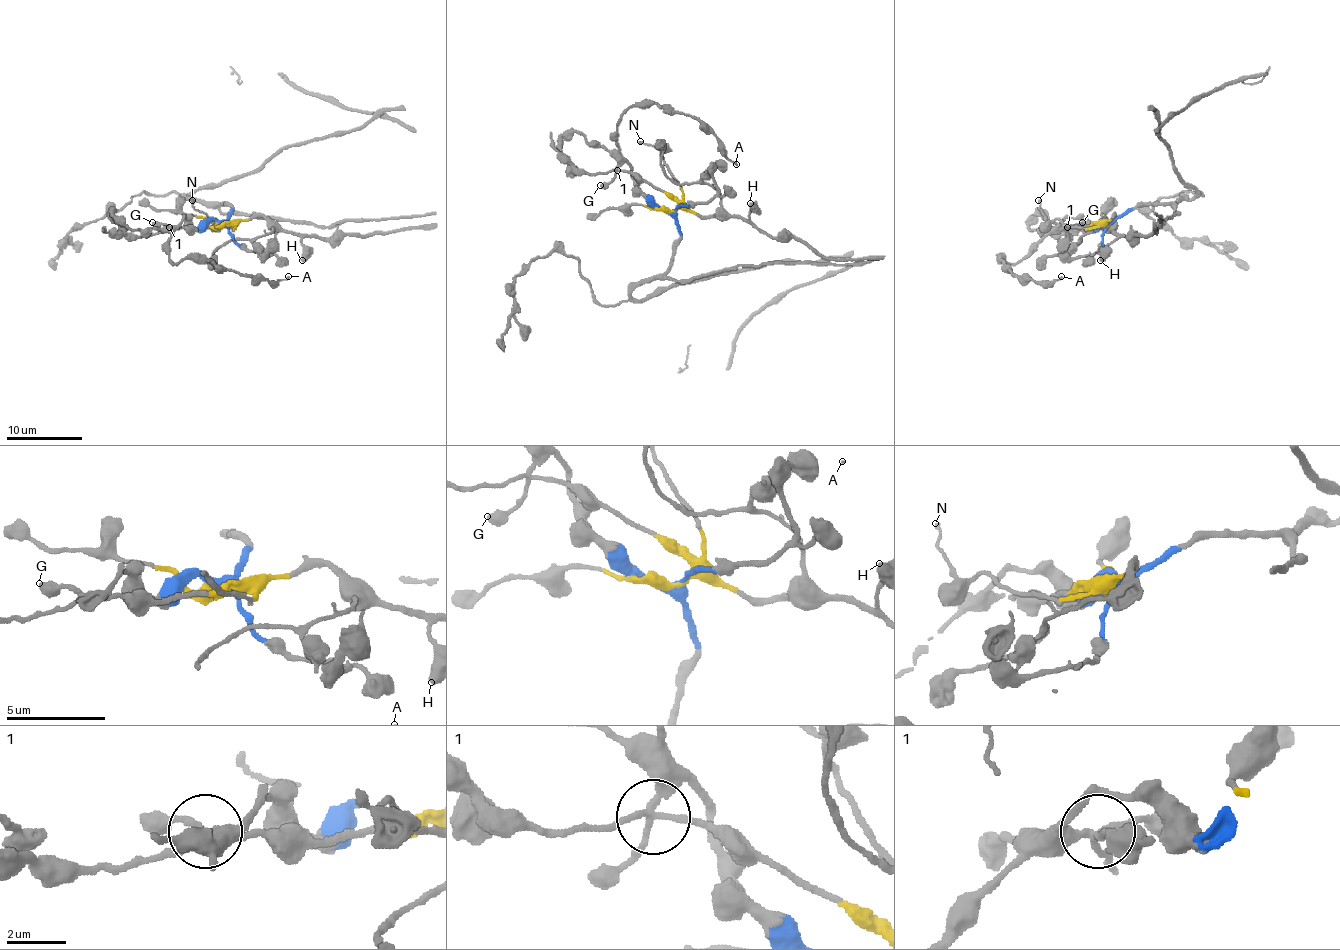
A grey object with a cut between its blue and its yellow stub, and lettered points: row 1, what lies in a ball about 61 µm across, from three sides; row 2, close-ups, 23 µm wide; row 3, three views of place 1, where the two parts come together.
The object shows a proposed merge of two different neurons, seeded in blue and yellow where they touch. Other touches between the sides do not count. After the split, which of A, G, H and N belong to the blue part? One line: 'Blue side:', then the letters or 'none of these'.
Blue side: A, G

